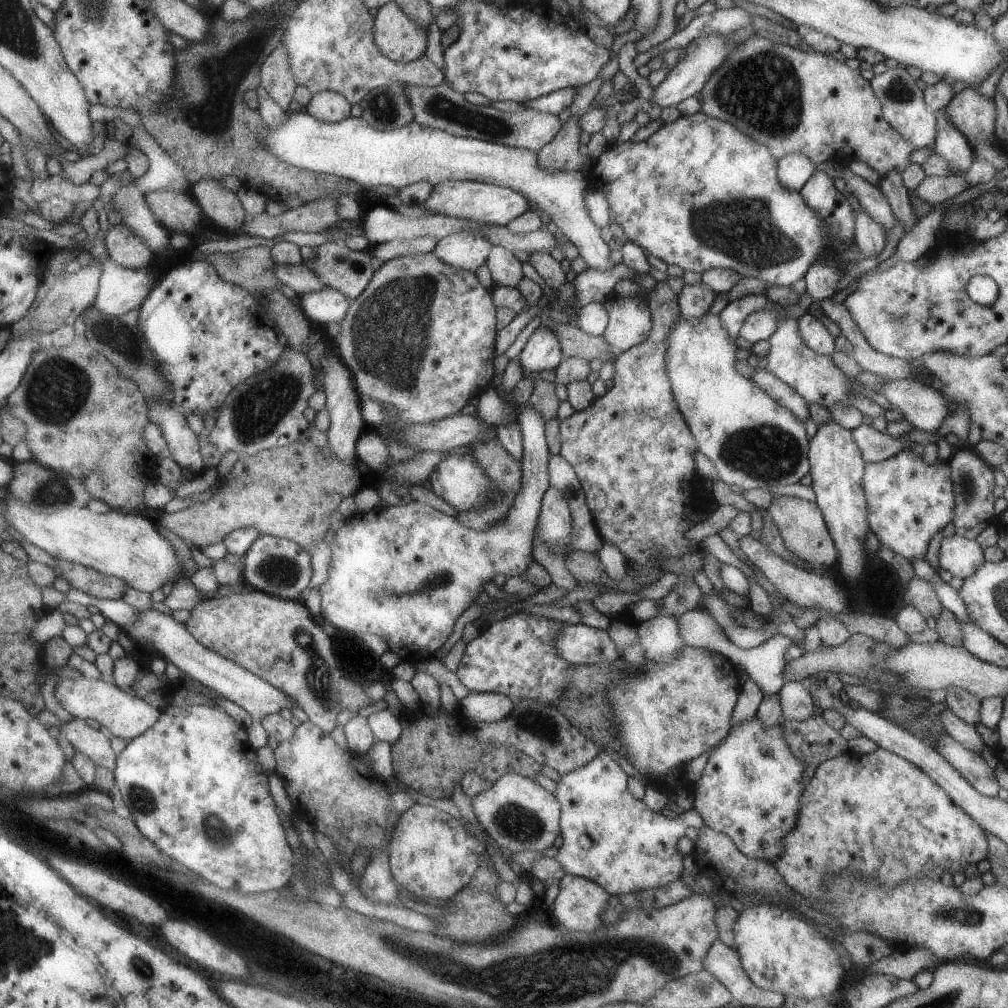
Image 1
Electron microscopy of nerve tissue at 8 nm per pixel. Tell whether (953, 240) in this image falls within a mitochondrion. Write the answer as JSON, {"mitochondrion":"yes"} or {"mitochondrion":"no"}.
{"mitochondrion":"no"}

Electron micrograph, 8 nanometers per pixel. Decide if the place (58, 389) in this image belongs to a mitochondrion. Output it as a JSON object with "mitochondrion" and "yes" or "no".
{"mitochondrion":"yes"}

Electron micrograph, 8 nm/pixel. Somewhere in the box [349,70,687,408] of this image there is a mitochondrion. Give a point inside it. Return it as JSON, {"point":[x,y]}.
{"point":[439,106]}

